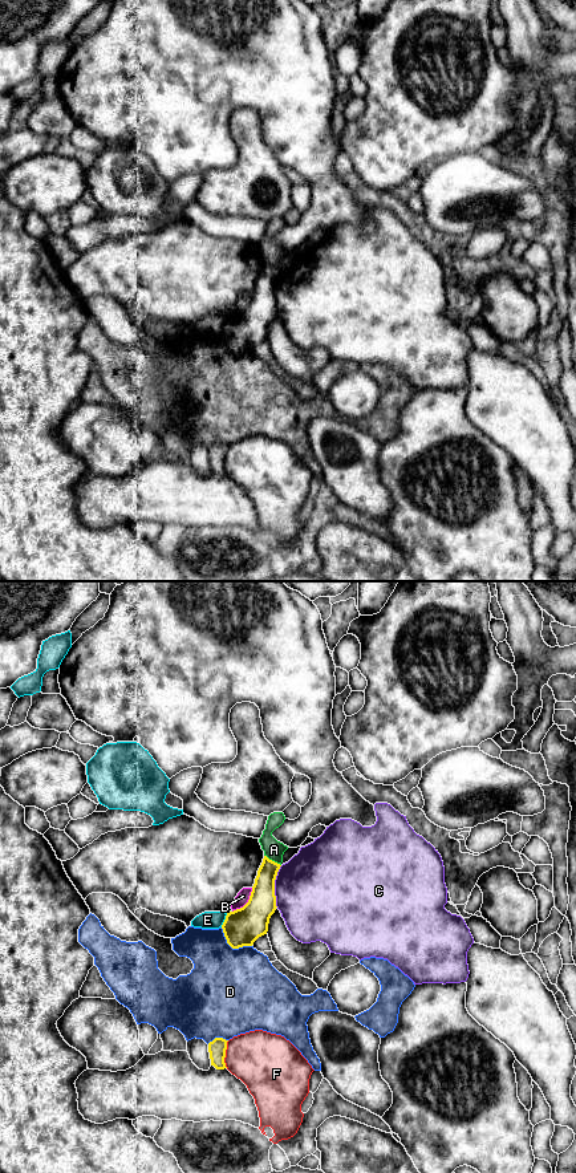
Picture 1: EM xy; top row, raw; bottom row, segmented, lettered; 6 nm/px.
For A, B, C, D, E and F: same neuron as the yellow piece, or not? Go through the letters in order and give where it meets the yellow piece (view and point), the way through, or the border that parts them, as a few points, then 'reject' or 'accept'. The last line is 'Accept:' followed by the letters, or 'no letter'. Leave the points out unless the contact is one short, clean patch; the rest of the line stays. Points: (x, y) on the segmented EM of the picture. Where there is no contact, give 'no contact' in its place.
A: xy (271, 860) | along xy (264, 855), (280, 865) | reject
B: xy (247, 902) | along xy (252, 888), (248, 900), (232, 912) | reject
C: xy (274, 887) | reject
D: xy (232, 948) | reject
E: xy (224, 920) | reject
F: xy (224, 1054) | reject
Accept: no letter

